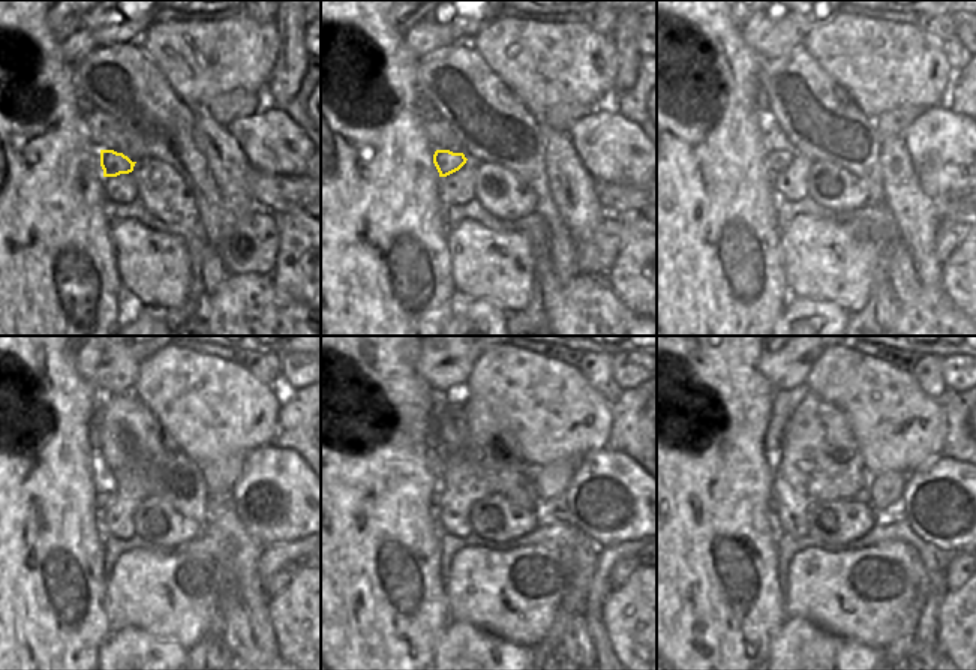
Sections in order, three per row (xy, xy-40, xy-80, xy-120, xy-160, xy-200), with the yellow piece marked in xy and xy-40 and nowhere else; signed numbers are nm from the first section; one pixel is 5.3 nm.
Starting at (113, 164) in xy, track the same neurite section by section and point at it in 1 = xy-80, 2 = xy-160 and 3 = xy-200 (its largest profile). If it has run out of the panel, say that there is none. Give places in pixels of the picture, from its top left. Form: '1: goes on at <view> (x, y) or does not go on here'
1: goes on at xy-80 (778, 159)
2: goes on at xy-160 (435, 496)
3: goes on at xy-200 (772, 508)

